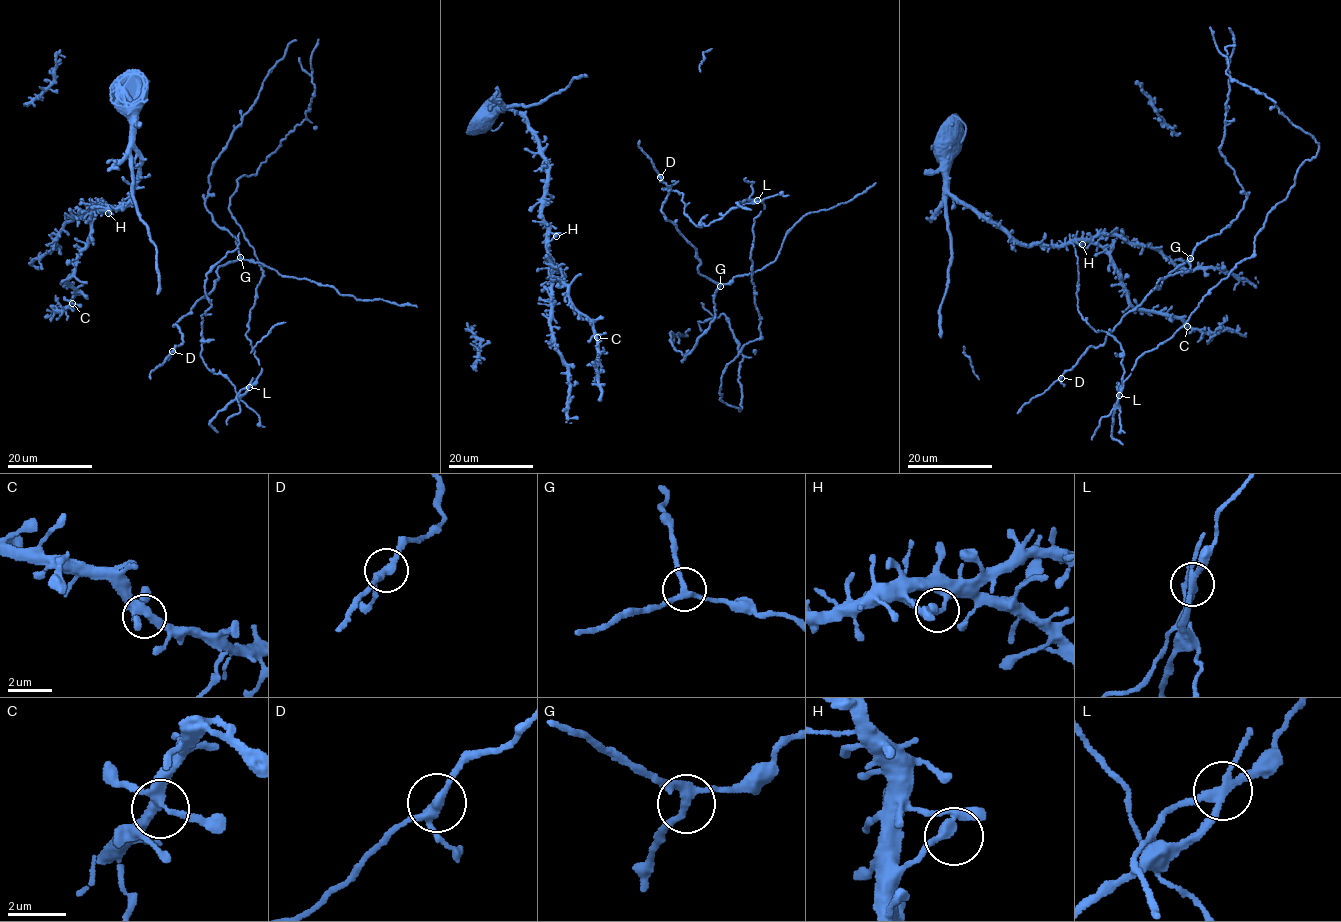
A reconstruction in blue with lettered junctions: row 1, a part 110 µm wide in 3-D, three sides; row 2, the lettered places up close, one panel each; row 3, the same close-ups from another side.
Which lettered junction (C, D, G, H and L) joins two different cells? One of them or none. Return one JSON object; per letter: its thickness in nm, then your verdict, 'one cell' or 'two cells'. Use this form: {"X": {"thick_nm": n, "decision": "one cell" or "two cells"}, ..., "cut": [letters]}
{"C": {"thick_nm": 320, "decision": "one cell"}, "D": {"thick_nm": 280, "decision": "one cell"}, "G": {"thick_nm": 240, "decision": "one cell"}, "H": {"thick_nm": 280, "decision": "one cell"}, "L": {"thick_nm": 280, "decision": "two cells"}, "cut": ["L"]}

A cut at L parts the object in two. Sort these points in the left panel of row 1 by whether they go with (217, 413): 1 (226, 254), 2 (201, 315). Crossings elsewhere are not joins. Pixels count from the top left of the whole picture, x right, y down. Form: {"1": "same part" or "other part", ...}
{"1": "same part", "2": "same part"}

